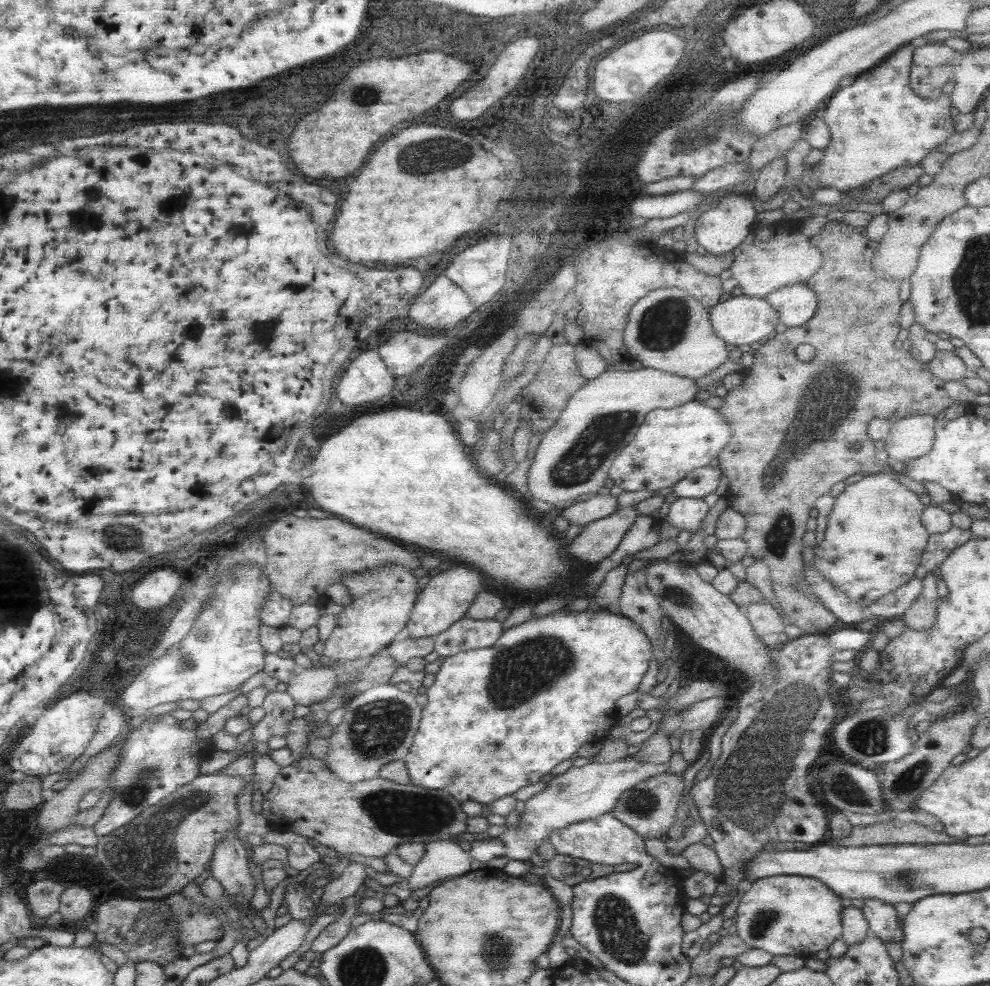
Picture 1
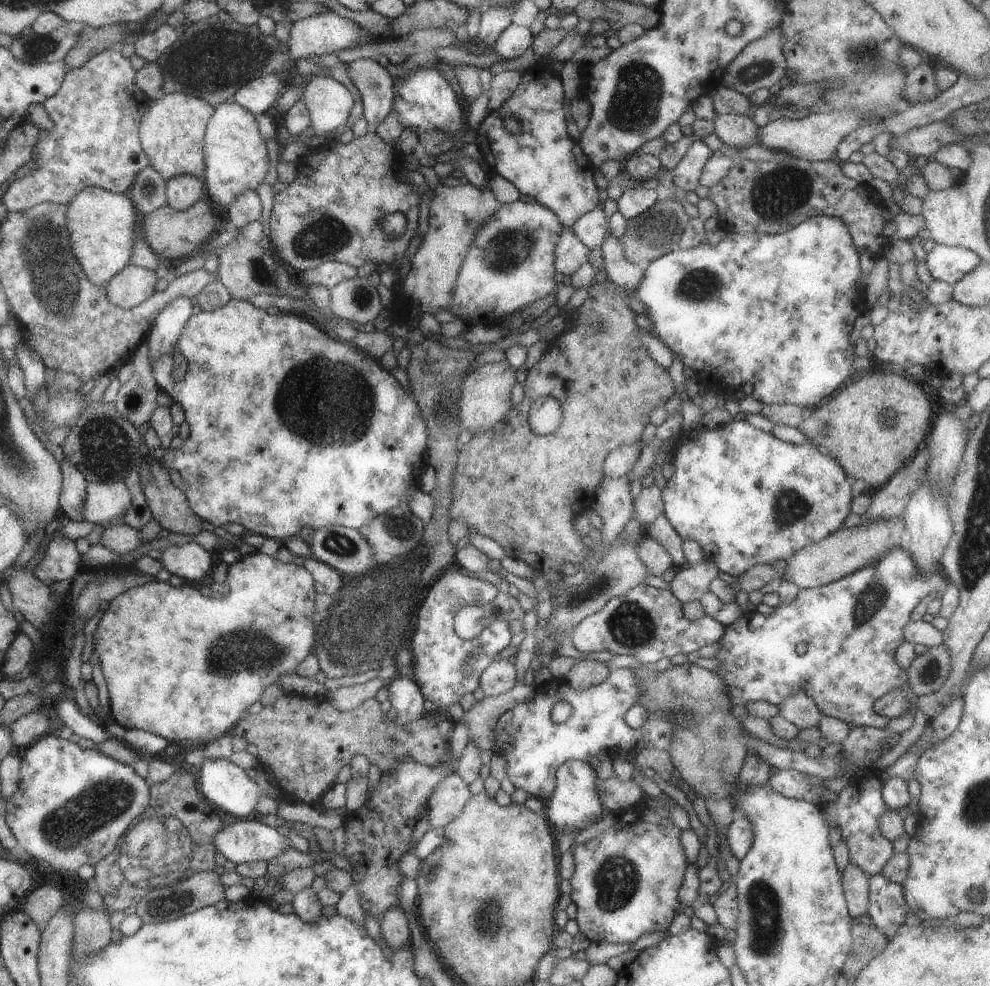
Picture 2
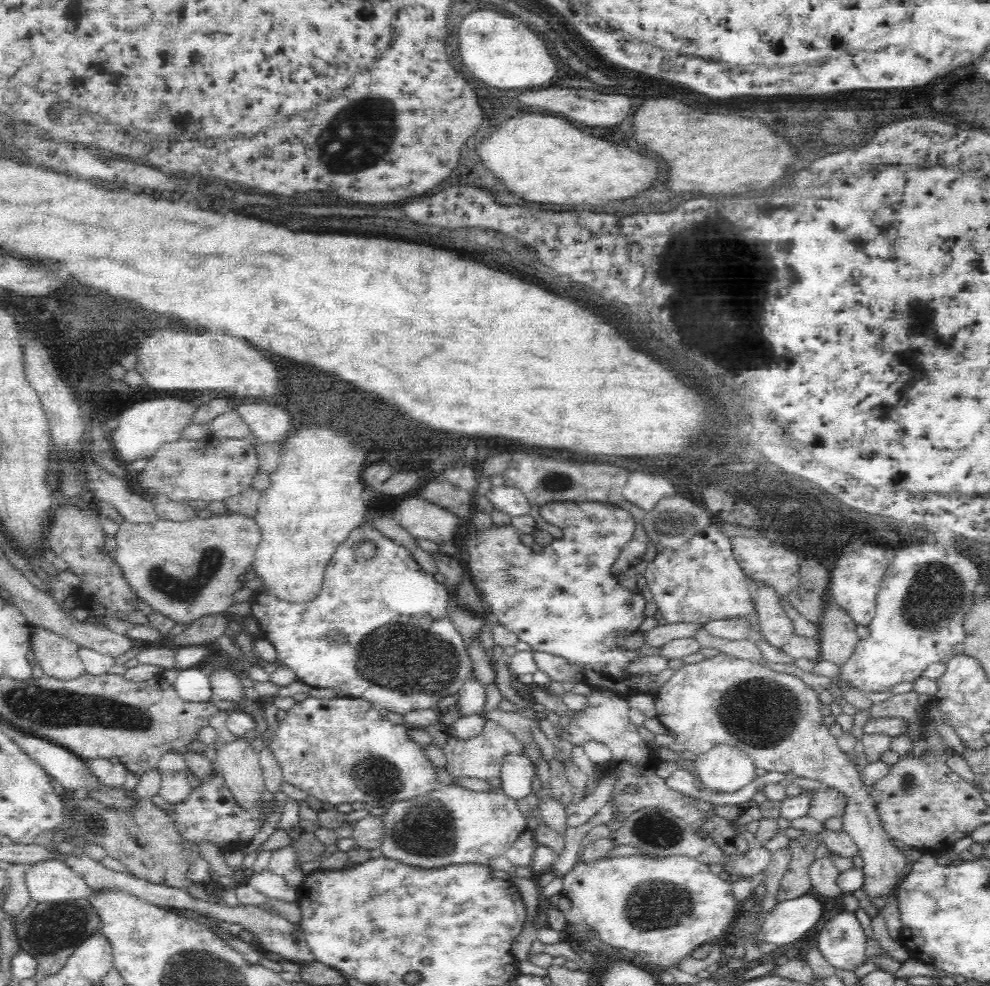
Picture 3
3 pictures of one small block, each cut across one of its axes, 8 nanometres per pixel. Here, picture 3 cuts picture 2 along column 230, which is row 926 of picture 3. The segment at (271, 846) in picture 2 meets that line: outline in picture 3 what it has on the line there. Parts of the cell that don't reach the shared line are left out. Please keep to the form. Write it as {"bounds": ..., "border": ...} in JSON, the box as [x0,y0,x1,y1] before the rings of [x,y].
{"bounds":[817,911,867,970],"border":[[[842,911],[824,923],[817,946],[834,968],[854,970],[864,962],[867,936],[854,912]]]}

